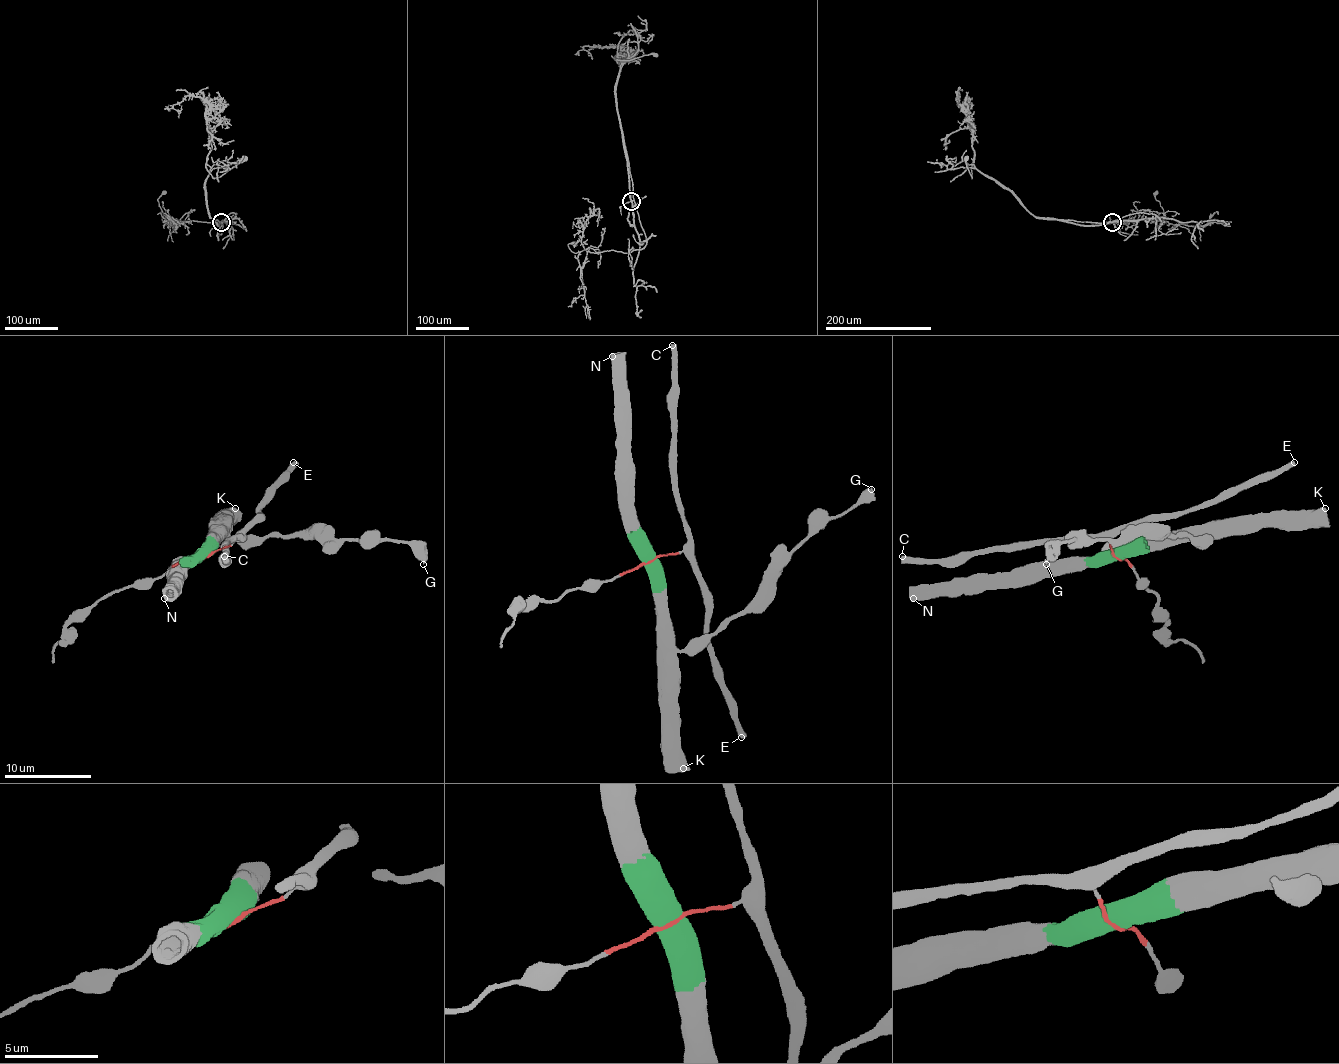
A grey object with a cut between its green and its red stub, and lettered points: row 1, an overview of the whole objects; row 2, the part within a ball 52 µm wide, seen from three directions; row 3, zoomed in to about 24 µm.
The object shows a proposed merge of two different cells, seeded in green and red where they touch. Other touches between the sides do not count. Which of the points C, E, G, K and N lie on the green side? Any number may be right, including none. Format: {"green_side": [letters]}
{"green_side": ["G", "K", "N"]}

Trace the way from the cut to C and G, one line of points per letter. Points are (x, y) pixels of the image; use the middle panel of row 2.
C: (649, 560), (677, 554), (688, 541), (684, 508), (677, 491), (673, 344)
G: (649, 560), (666, 639), (677, 650), (692, 650), (736, 617), (797, 547), (830, 519), (852, 508), (872, 488)

